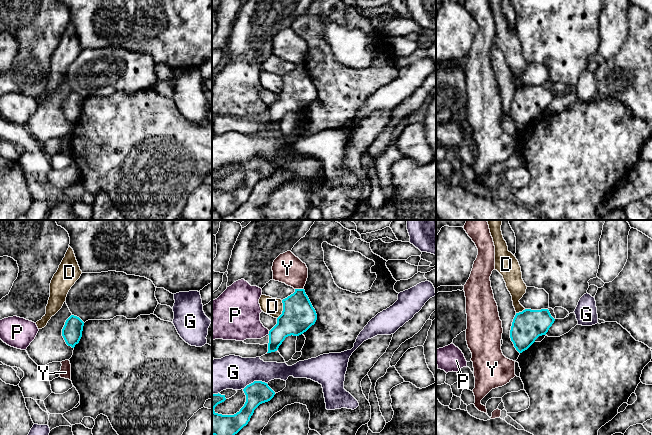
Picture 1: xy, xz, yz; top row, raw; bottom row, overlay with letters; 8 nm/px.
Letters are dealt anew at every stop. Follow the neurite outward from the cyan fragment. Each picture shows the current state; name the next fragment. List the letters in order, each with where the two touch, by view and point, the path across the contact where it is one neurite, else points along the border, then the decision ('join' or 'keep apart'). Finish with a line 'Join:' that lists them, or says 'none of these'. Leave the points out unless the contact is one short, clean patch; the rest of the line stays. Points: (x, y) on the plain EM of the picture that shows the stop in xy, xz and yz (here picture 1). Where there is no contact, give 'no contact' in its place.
D: contact xz (283, 85); keep apart
G: contact xz (254, 157); keep apart
P: contact xz (269, 109); border xz (269, 107), (267, 110); keep apart
Y: contact xz (299, 65); border xz (295, 64), (302, 65); keep apart
Join: none of these

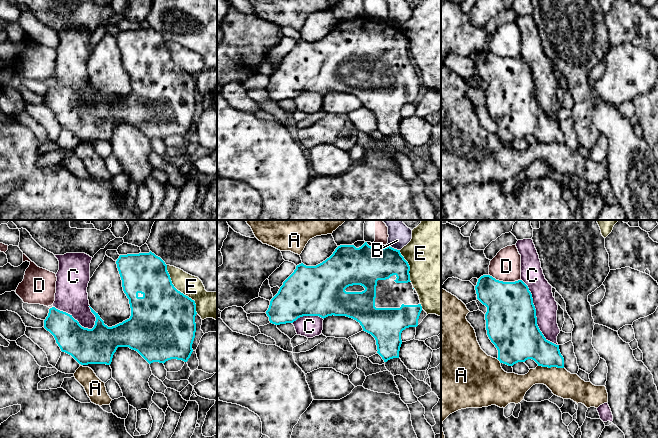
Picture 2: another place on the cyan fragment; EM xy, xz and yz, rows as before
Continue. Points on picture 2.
A: contact yz (551, 142); keep apart
B: contact xz (393, 24); keep apart
C: contact yz (535, 90); keep apart
D: contact yz (505, 58); keep apart
E: contact xy (179, 67); keep apart
Join: none of these

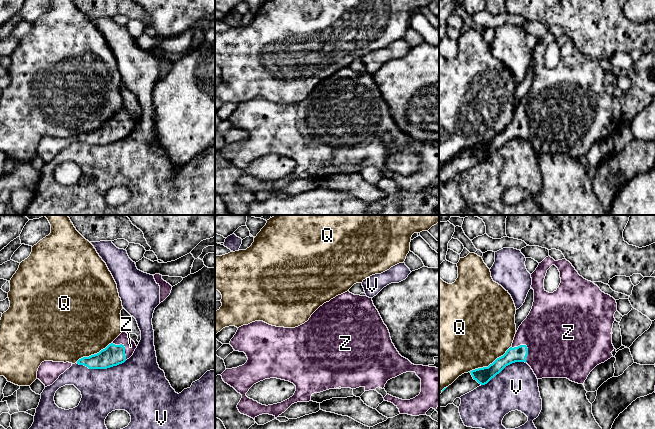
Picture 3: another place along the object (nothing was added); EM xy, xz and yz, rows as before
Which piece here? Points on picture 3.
Q: contact yz (490, 140); keep apart
V: contact xy (101, 144); keep apart
Z: contact yz (526, 123); join
Join: Z

